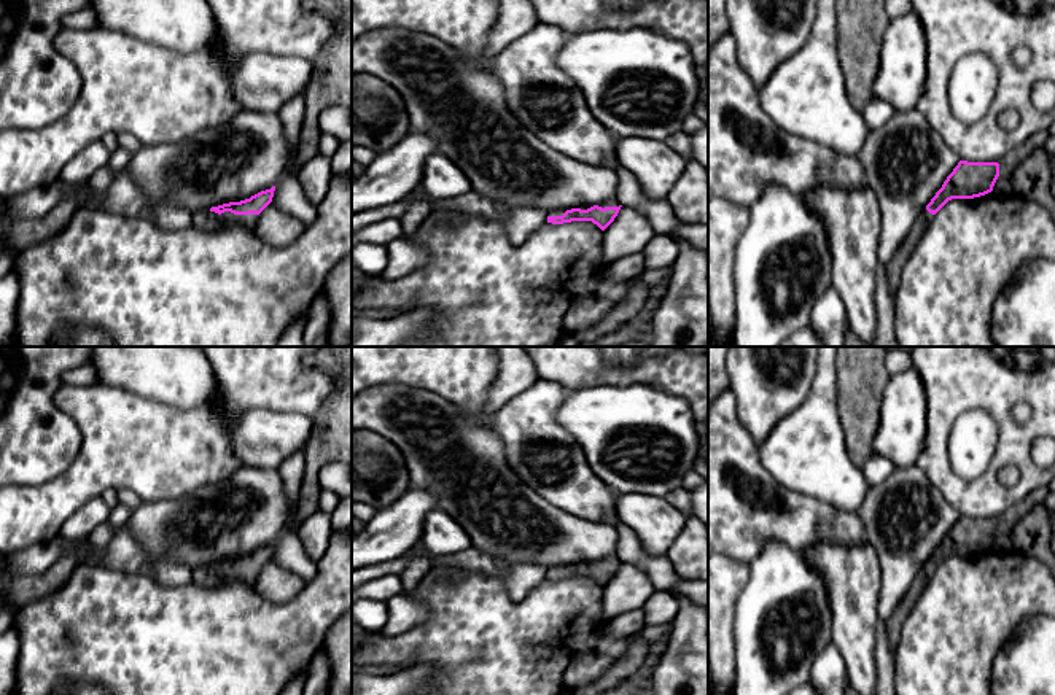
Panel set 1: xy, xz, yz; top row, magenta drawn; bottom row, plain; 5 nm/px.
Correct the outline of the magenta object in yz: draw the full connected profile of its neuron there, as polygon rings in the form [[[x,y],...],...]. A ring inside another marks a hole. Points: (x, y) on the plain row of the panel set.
[[[958,518],[886,620],[888,641],[893,650],[901,639],[904,622],[912,614],[934,571],[952,555],[974,555],[991,549],[998,533],[998,518]]]

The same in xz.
[[[613,555],[600,561],[582,561],[571,566],[559,566],[547,571],[547,579],[563,580],[571,577],[592,577],[605,587],[617,573],[621,560]]]

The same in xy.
[[[275,542],[240,558],[229,558],[210,566],[196,568],[193,571],[193,582],[199,585],[218,585],[224,580],[242,580],[255,587],[259,569],[272,558],[274,547]]]

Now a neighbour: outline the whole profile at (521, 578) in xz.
[[[477,547],[438,557],[442,563],[461,566],[484,576],[498,576],[504,580],[511,601],[522,601],[528,593],[547,579],[547,569],[533,561],[508,563]]]

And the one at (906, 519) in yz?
[[[917,466],[870,485],[858,514],[880,561],[877,612],[886,622],[960,514]]]

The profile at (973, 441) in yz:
[[[982,409],[961,414],[948,436],[952,469],[966,480],[982,476],[998,447],[998,425]]]

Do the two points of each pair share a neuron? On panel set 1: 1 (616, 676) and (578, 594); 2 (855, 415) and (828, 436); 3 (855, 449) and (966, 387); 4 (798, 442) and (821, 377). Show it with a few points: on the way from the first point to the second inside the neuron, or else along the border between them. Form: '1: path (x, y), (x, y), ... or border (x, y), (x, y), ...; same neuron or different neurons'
1: border (629, 638), (626, 652), (597, 678); different neurons
2: border (836, 390), (845, 450), (853, 462); different neurons
3: border (882, 403), (872, 452); different neurons
4: path (813, 427), (820, 412), (821, 393); same neuron

